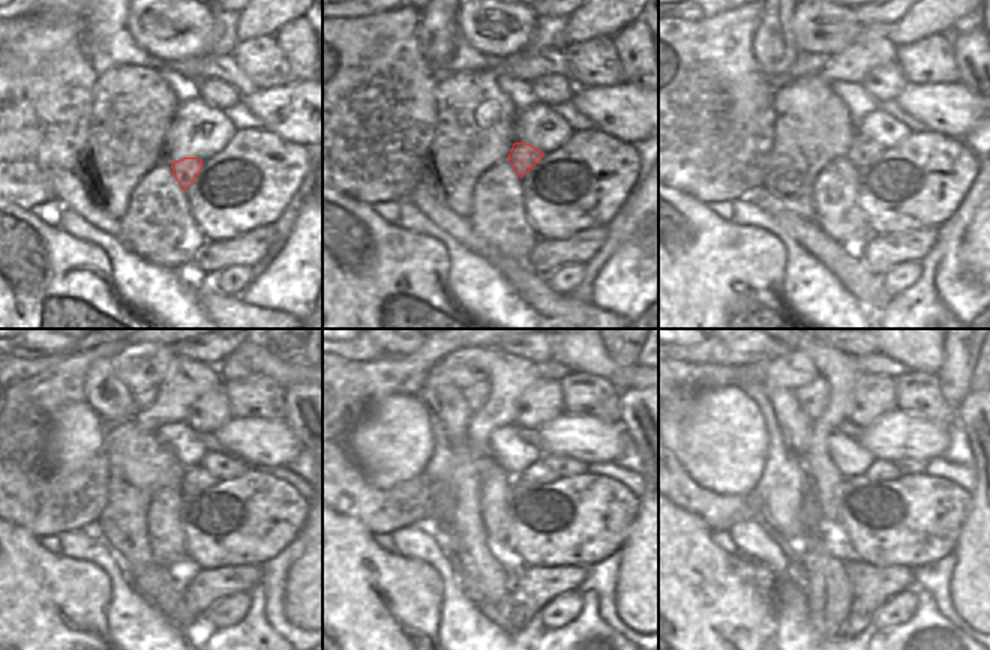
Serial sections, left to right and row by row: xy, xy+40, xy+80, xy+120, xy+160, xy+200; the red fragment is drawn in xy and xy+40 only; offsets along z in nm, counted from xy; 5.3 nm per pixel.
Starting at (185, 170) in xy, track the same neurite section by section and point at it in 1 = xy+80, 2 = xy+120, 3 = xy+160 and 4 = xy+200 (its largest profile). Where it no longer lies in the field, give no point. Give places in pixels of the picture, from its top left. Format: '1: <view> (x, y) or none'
1: xy+80 (864, 149)
2: xy+120 (195, 479)
3: xy+160 (539, 472)
4: xy+200 (878, 470)

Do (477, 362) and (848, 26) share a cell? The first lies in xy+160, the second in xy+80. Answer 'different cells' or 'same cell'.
same cell

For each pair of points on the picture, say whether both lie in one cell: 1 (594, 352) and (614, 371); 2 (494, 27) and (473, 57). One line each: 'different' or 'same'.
1: same
2: different

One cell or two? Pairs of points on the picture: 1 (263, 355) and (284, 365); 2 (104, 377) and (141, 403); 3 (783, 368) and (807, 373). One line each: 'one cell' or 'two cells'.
1: one cell
2: two cells
3: one cell

